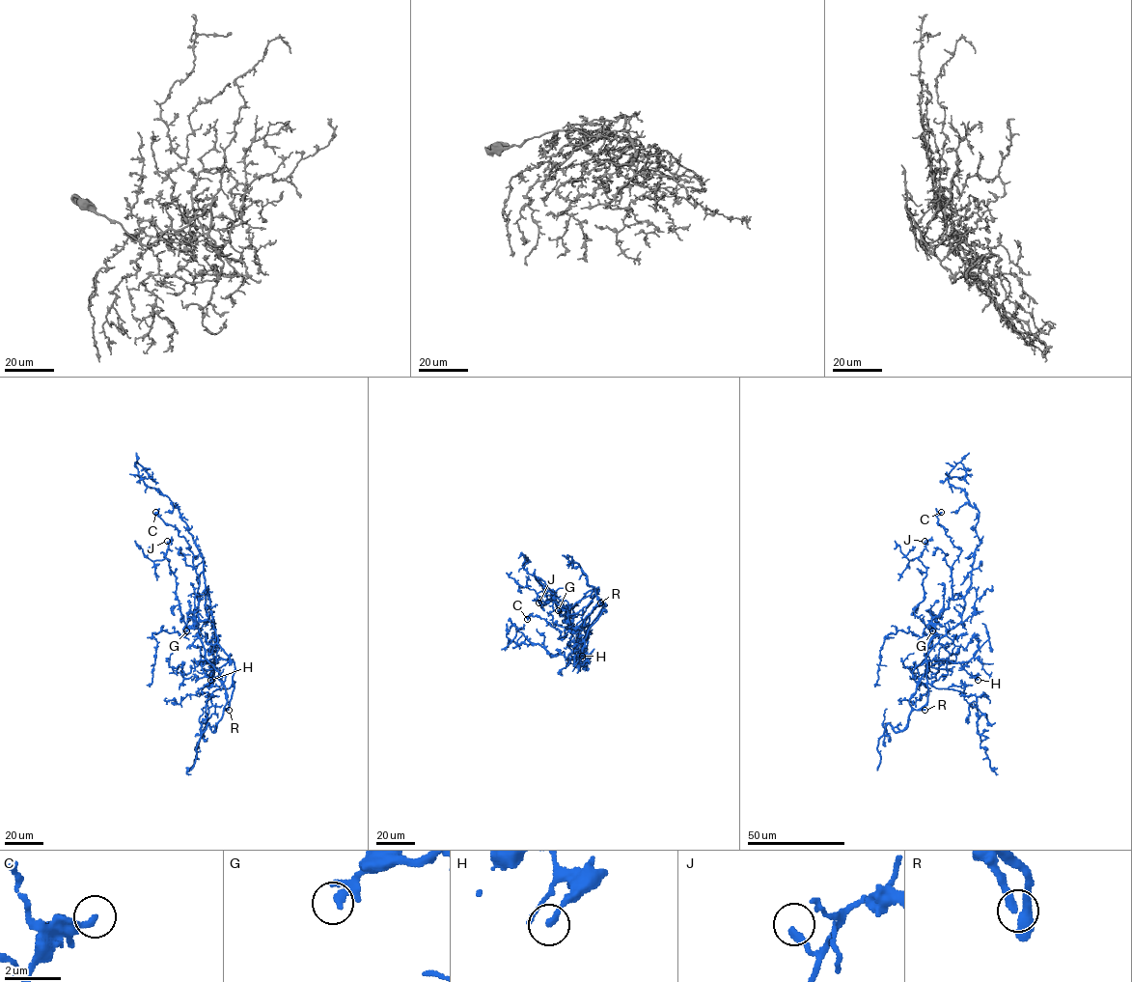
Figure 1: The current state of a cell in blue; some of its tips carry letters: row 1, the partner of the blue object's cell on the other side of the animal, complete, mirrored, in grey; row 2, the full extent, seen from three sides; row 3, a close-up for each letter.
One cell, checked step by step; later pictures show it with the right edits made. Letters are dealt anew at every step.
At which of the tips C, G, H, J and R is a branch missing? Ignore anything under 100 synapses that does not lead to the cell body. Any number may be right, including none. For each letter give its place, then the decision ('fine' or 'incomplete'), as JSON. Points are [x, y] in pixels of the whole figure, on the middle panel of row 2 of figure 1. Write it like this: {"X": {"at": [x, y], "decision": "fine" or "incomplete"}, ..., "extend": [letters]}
{"C": {"at": [527, 619], "decision": "fine"}, "G": {"at": [558, 610], "decision": "fine"}, "H": {"at": [582, 656], "decision": "fine"}, "J": {"at": [538, 603], "decision": "fine"}, "R": {"at": [600, 603], "decision": "incomplete"}, "extend": ["R"]}

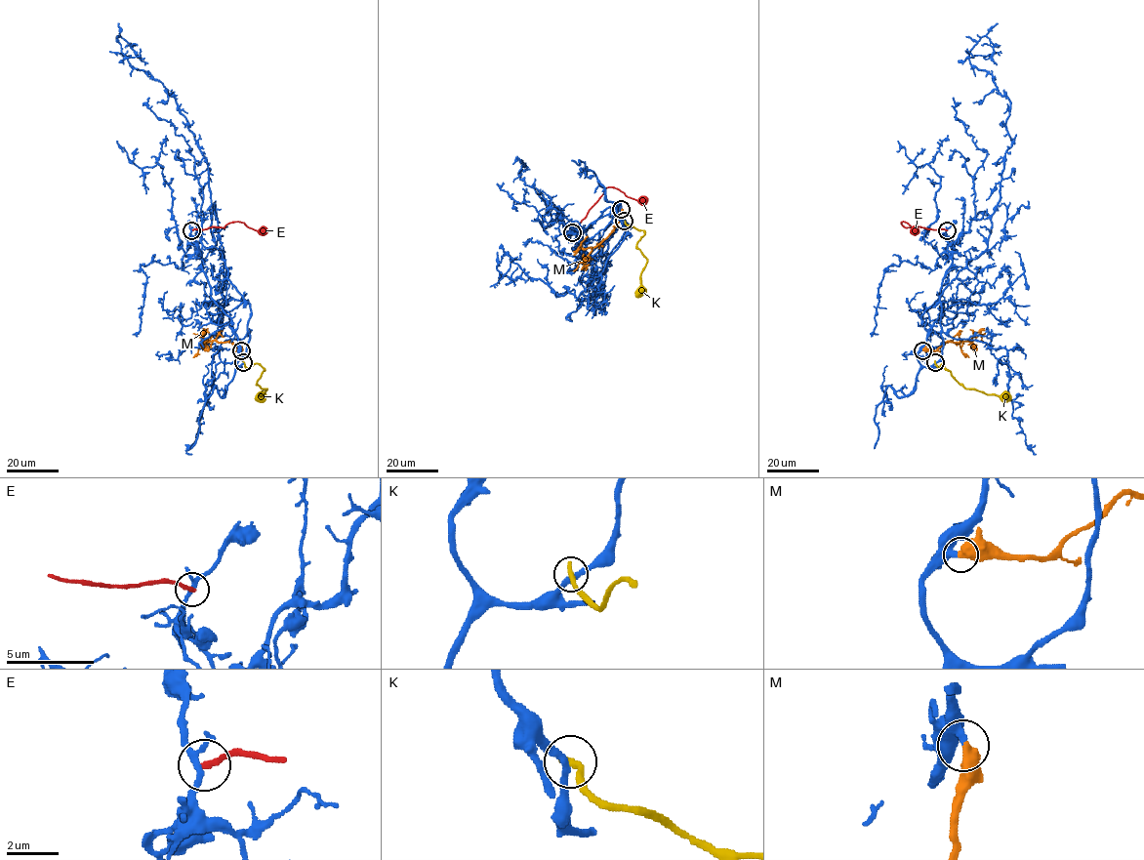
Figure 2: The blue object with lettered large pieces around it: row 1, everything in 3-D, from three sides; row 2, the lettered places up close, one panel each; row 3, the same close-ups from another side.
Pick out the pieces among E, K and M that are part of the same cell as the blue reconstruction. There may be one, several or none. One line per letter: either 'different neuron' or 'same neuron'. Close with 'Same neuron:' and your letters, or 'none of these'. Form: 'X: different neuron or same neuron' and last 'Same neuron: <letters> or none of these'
E: different neuron
K: different neuron
M: same neuron
Same neuron: M

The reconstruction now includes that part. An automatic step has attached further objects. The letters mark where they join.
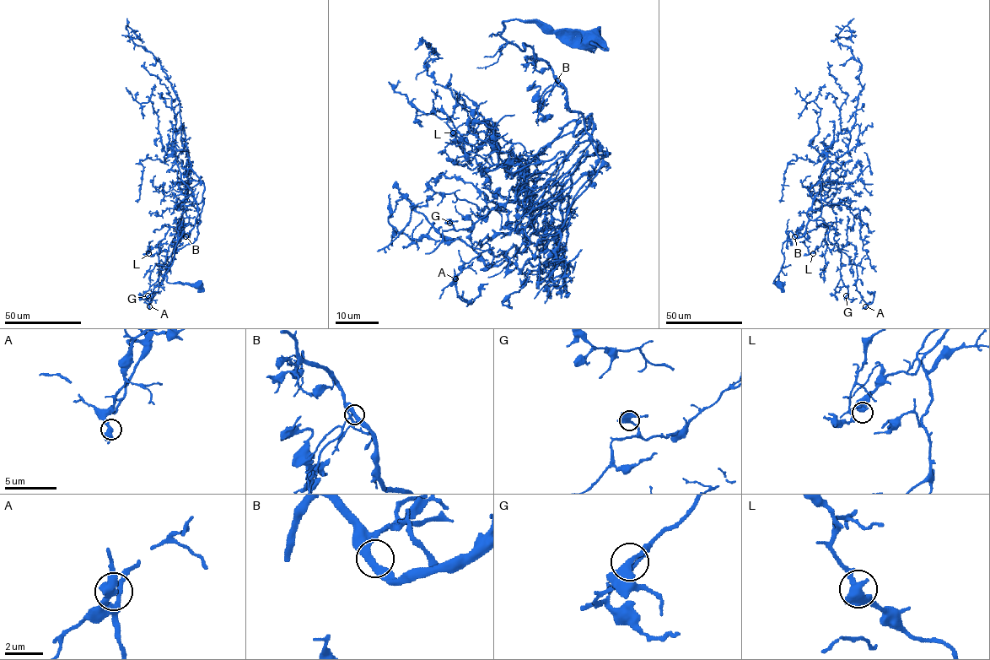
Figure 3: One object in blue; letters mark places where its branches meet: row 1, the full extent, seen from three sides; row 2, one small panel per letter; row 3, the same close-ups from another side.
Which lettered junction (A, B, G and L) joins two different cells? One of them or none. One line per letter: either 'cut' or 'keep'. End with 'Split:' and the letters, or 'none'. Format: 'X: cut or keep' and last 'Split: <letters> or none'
A: keep
B: keep
G: keep
L: keep
Split: none

